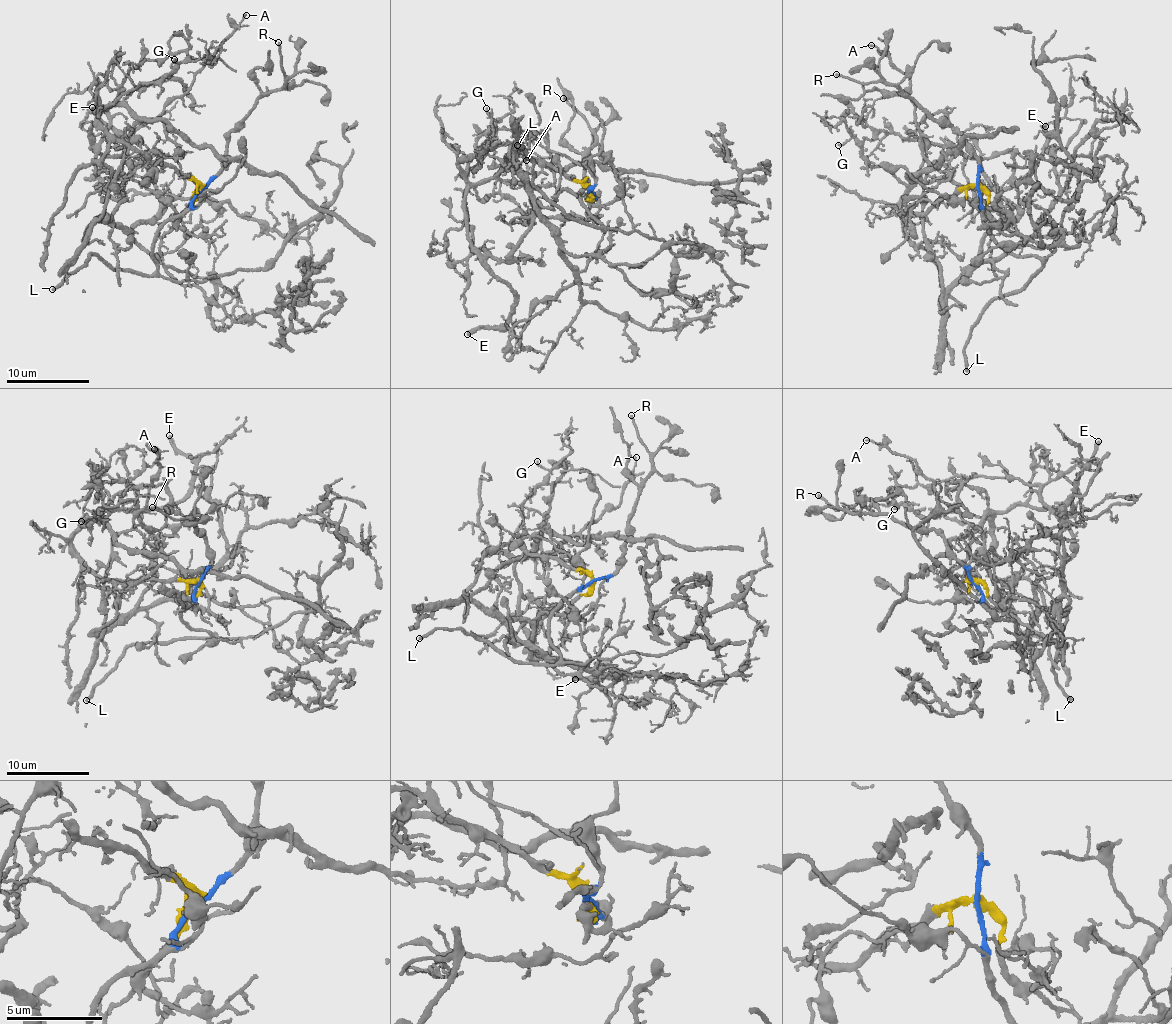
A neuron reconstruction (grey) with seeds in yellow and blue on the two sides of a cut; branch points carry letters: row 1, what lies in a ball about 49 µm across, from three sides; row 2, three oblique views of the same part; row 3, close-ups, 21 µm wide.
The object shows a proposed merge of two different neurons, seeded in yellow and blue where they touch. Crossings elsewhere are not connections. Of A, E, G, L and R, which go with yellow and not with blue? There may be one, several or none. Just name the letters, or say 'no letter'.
E, G

